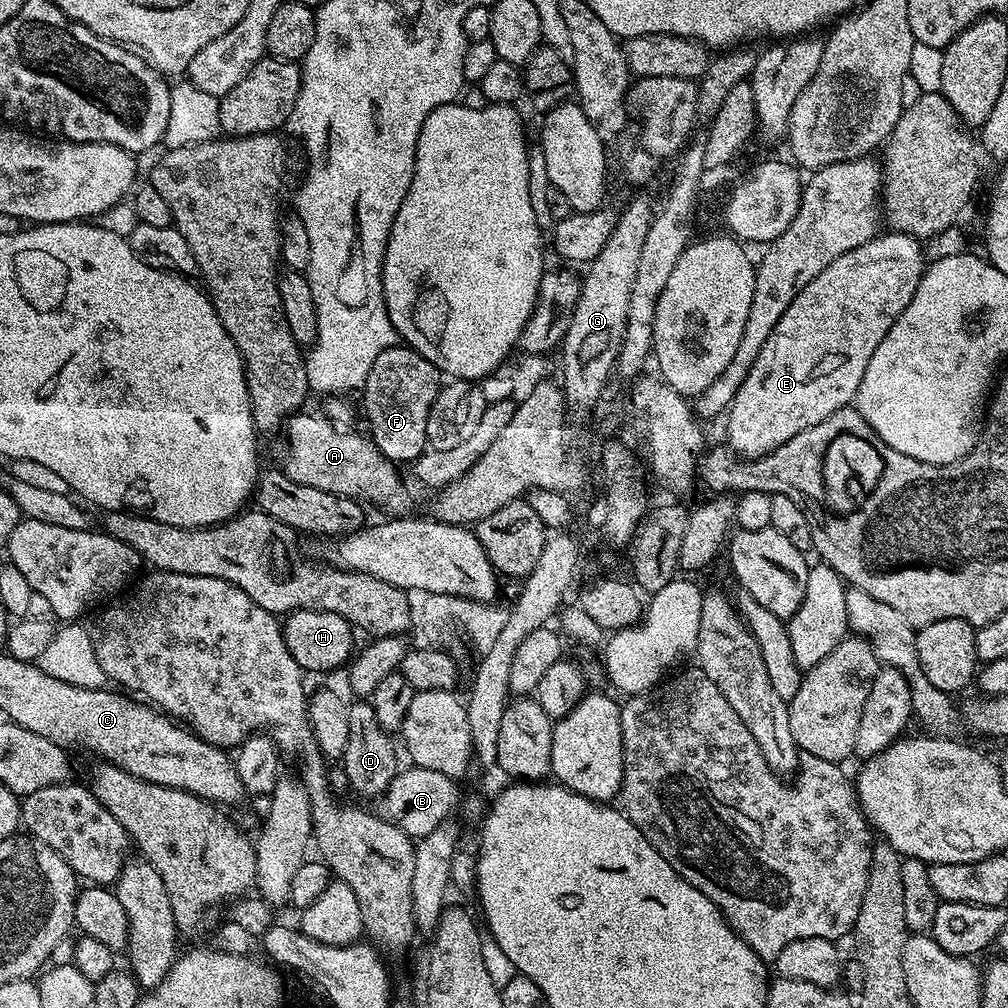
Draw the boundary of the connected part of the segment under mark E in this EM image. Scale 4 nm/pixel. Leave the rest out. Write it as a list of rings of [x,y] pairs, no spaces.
[[[891,230],[885,231],[885,233],[885,236],[884,233],[878,234],[872,240],[862,242],[862,246],[854,246],[854,250],[842,254],[842,258],[834,258],[834,262],[830,262],[830,266],[826,266],[826,270],[822,270],[822,274],[812,276],[809,279],[809,284],[800,288],[798,298],[787,301],[788,309],[785,312],[783,309],[779,313],[778,326],[774,326],[770,338],[766,338],[766,346],[762,346],[758,358],[754,358],[754,366],[750,370],[750,374],[746,374],[746,382],[742,382],[738,394],[732,400],[726,413],[726,421],[728,420],[728,441],[726,444],[737,456],[744,460],[768,456],[775,448],[782,446],[782,442],[794,438],[794,434],[802,434],[802,430],[810,430],[810,426],[818,426],[818,422],[830,418],[830,414],[834,414],[840,408],[849,407],[855,401],[858,386],[862,386],[862,374],[866,374],[866,366],[870,366],[870,358],[874,358],[874,350],[878,350],[878,342],[882,342],[882,338],[886,338],[886,334],[890,330],[890,326],[894,326],[898,314],[902,314],[902,310],[906,310],[906,306],[910,306],[910,298],[914,298],[914,294],[918,290],[918,282],[924,277],[926,267],[924,252],[920,249],[923,248],[921,241],[917,240],[915,236],[907,236]]]

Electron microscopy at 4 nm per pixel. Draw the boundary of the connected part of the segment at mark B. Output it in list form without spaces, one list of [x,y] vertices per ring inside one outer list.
[[[408,766],[396,773],[386,791],[378,798],[378,814],[391,824],[397,824],[408,836],[419,838],[430,834],[438,825],[445,823],[448,816],[456,808],[460,800],[460,792],[456,789],[457,781],[446,774],[438,774],[438,770],[426,770]]]

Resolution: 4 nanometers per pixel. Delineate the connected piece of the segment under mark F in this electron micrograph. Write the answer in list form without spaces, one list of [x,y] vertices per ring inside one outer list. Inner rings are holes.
[[[397,346],[378,354],[374,366],[370,366],[362,395],[364,412],[372,427],[370,438],[387,460],[404,466],[404,463],[407,465],[416,461],[429,447],[426,422],[430,418],[430,406],[434,406],[434,398],[438,398],[441,387],[440,369],[422,358],[422,354],[418,354],[413,348]]]

